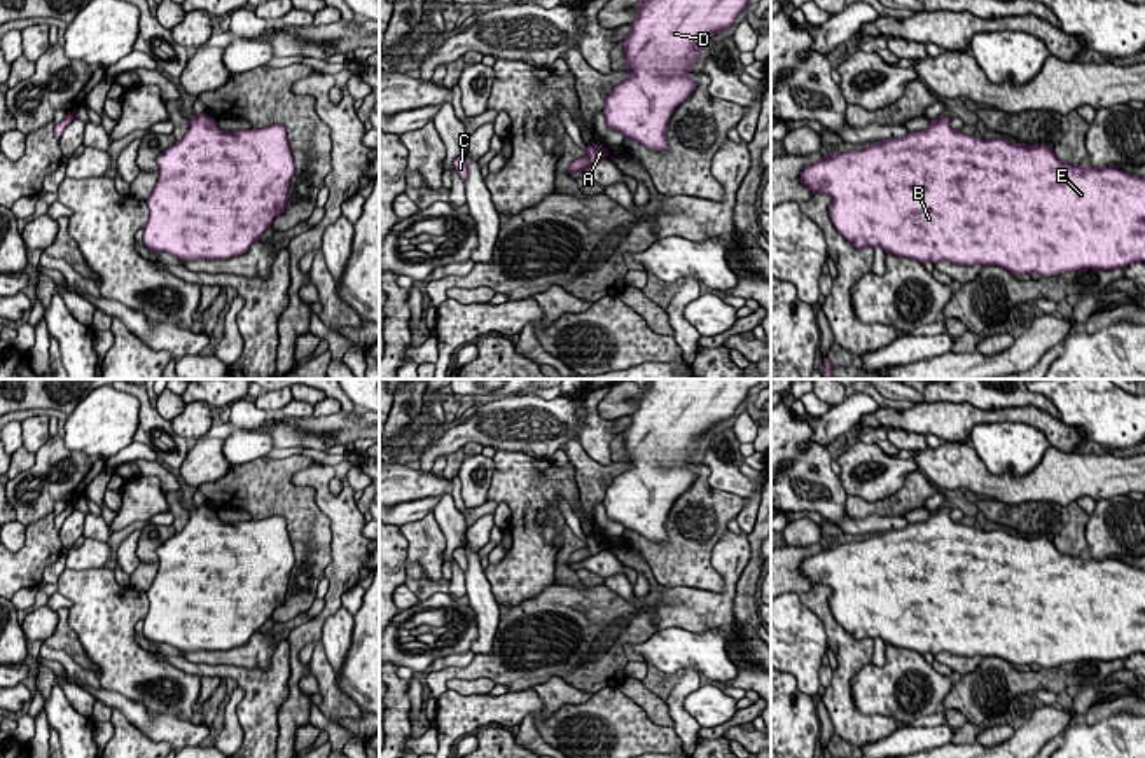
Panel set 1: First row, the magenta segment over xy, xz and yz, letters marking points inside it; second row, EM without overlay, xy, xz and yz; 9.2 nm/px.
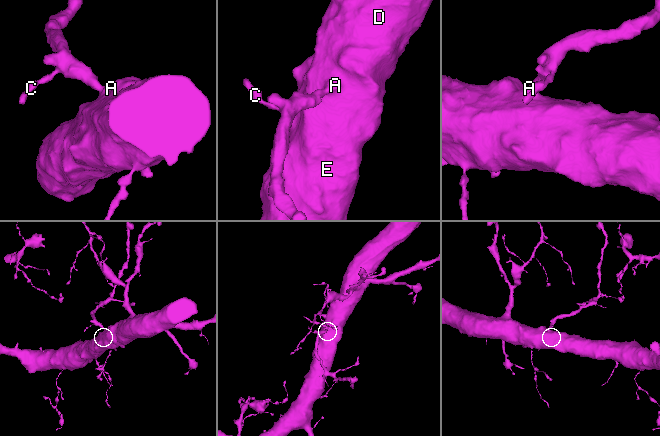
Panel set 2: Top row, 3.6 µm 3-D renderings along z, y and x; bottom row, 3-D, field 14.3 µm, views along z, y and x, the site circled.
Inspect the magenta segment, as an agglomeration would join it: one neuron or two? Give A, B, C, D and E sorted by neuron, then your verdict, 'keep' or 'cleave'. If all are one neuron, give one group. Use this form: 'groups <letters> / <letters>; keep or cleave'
groups A B C D E; keep

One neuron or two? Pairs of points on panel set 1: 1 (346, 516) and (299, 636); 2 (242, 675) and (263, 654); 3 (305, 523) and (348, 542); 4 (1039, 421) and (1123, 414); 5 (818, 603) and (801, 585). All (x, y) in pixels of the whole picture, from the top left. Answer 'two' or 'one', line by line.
1: one
2: two
3: two
4: two
5: two

